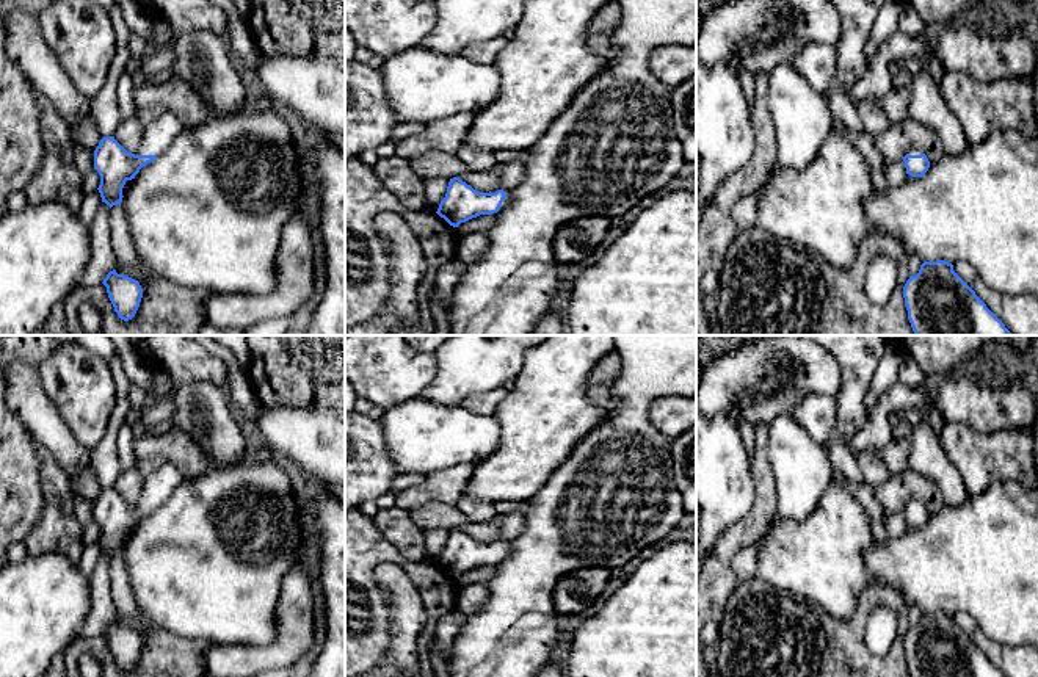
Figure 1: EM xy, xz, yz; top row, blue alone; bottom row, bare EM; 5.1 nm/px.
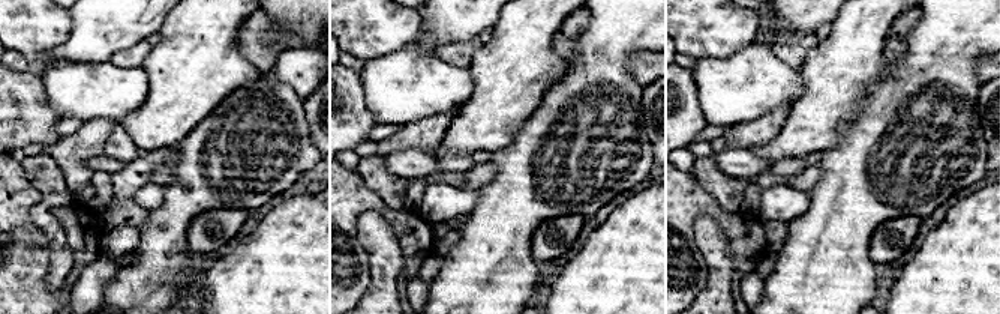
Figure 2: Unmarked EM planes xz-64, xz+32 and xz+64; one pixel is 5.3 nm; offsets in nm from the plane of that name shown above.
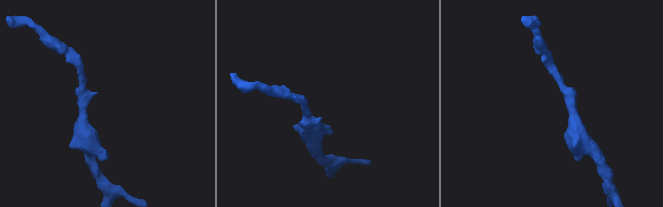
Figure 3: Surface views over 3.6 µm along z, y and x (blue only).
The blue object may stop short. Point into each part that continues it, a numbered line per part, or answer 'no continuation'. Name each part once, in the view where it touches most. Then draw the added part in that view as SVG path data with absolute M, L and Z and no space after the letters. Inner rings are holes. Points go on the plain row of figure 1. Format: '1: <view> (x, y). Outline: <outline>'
1: xy (159, 486). Outline: M171 462L163 464L158 470L146 476L143 494L133 505L160 508L182 481L185 481L185 476L177 465Z

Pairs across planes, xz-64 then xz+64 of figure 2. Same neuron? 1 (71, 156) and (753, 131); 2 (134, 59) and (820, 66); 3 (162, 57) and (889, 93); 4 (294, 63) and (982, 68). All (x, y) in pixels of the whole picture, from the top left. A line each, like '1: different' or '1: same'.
1: same
2: different
3: different
4: same

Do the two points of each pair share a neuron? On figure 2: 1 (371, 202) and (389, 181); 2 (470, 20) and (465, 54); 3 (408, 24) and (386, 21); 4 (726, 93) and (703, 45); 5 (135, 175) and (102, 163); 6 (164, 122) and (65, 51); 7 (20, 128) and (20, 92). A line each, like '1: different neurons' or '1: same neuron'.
1: different neurons
2: different neurons
3: same neuron
4: different neurons
5: different neurons
6: different neurons
7: same neuron

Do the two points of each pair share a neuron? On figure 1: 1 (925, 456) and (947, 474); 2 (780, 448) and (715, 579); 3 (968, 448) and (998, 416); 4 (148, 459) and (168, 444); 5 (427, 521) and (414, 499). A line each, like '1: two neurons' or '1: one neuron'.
1: one neuron
2: two neurons
3: two neurons
4: one neuron
5: two neurons

